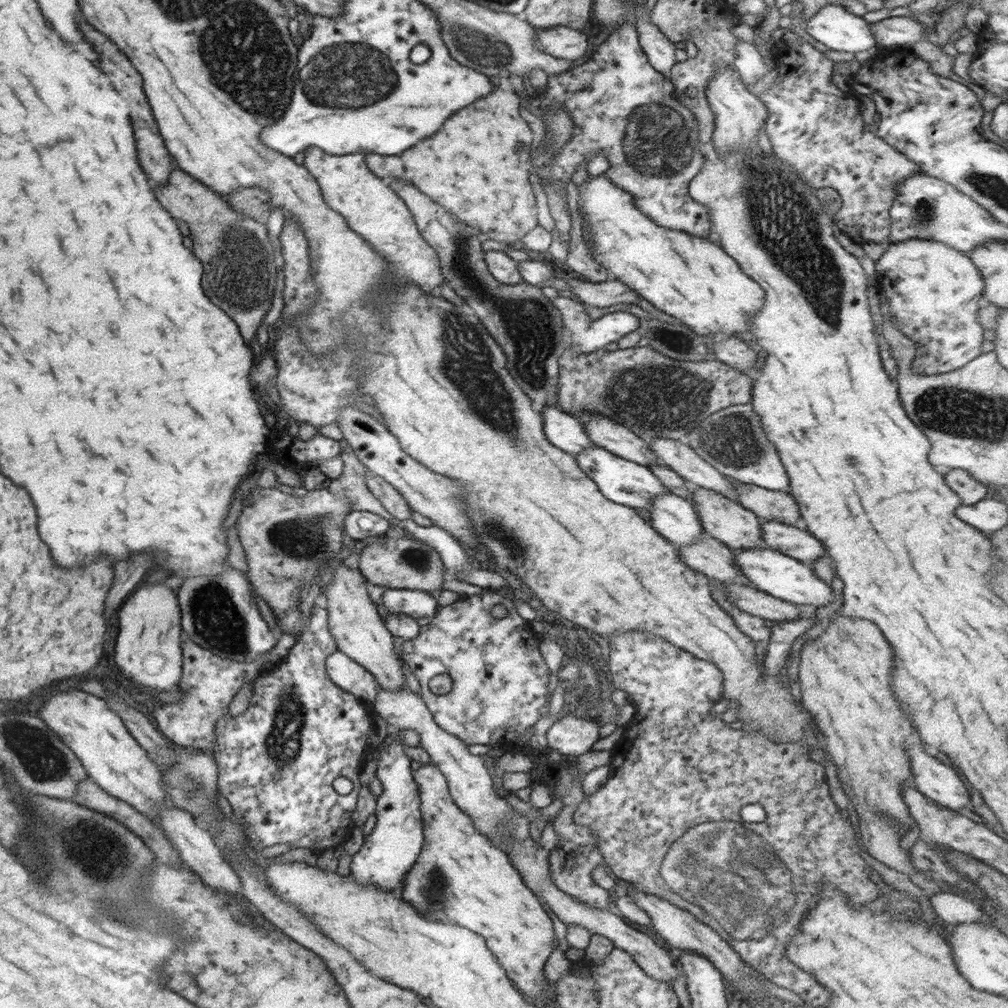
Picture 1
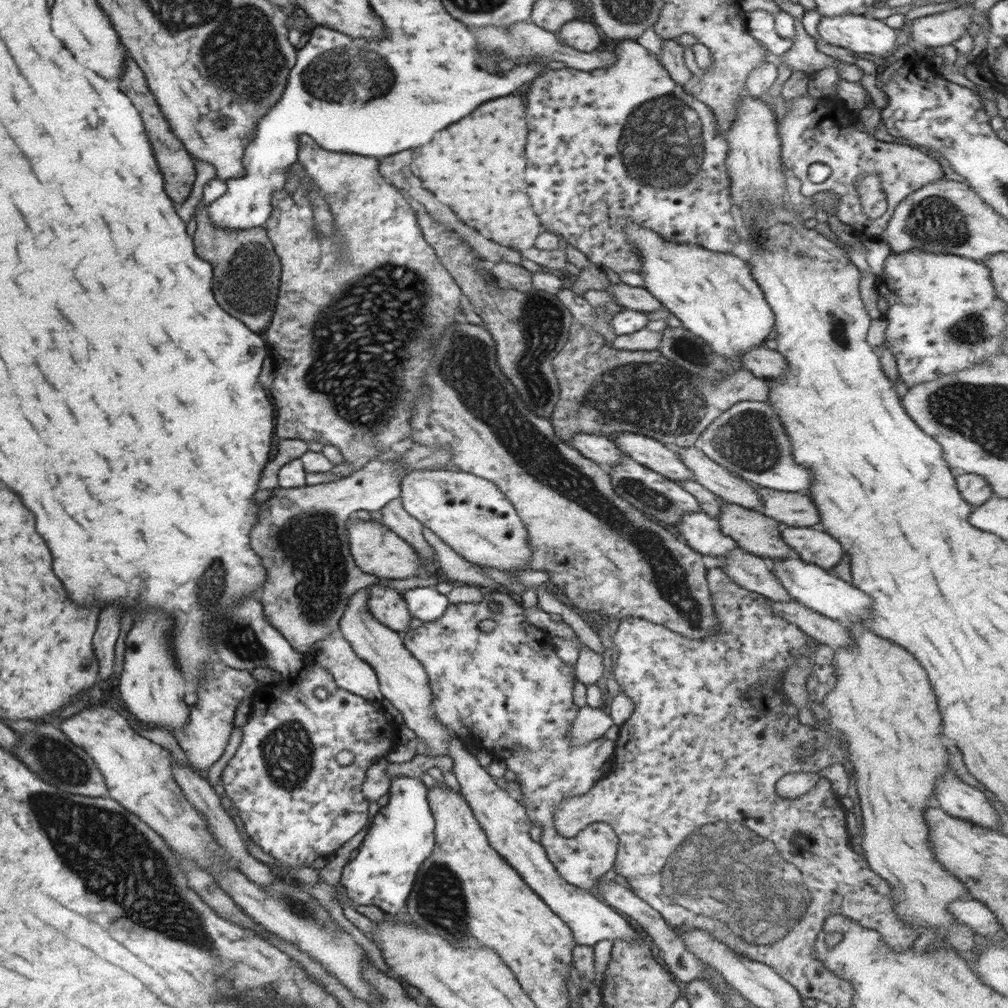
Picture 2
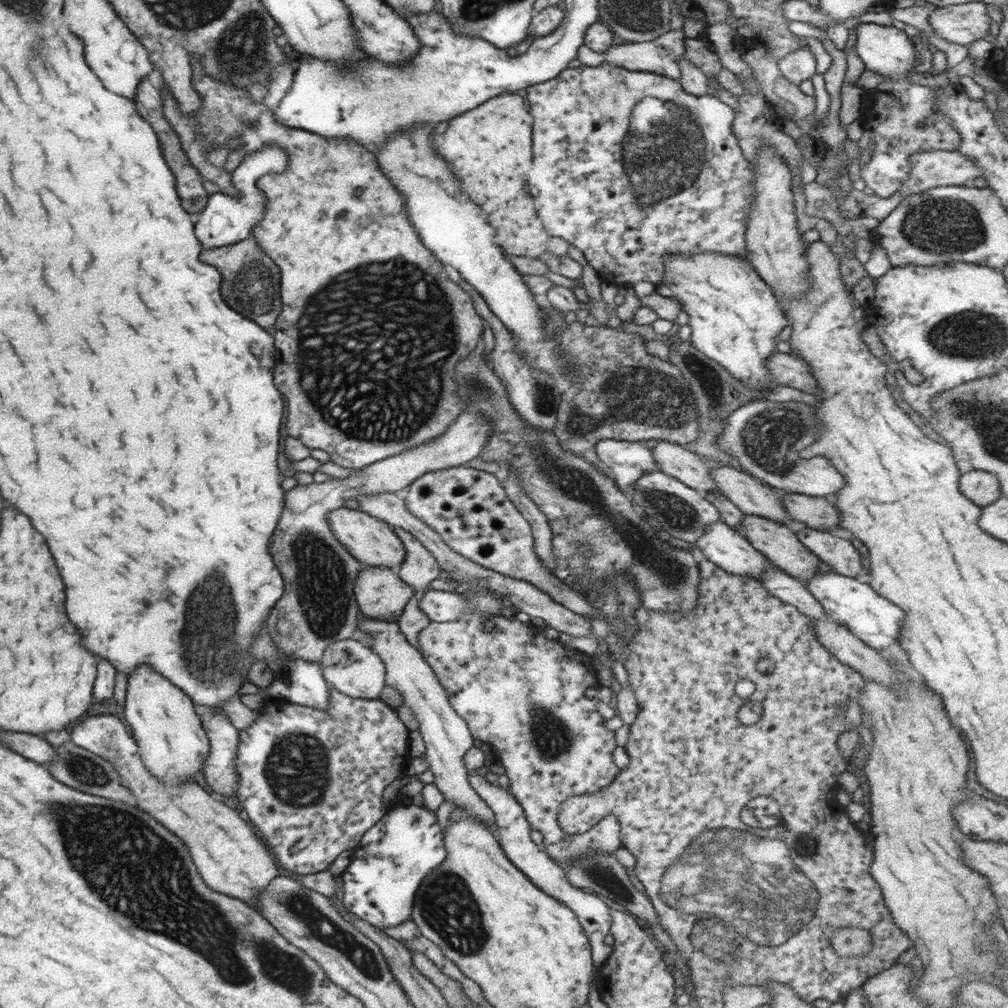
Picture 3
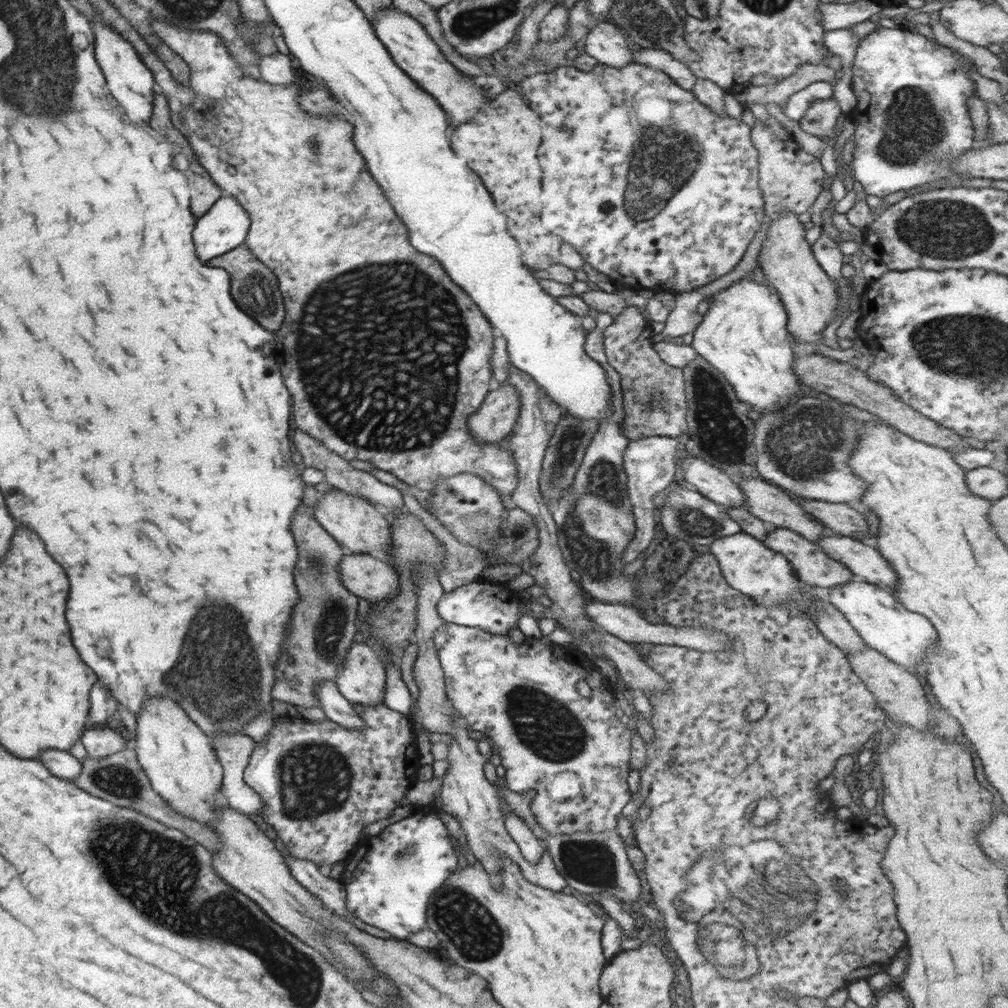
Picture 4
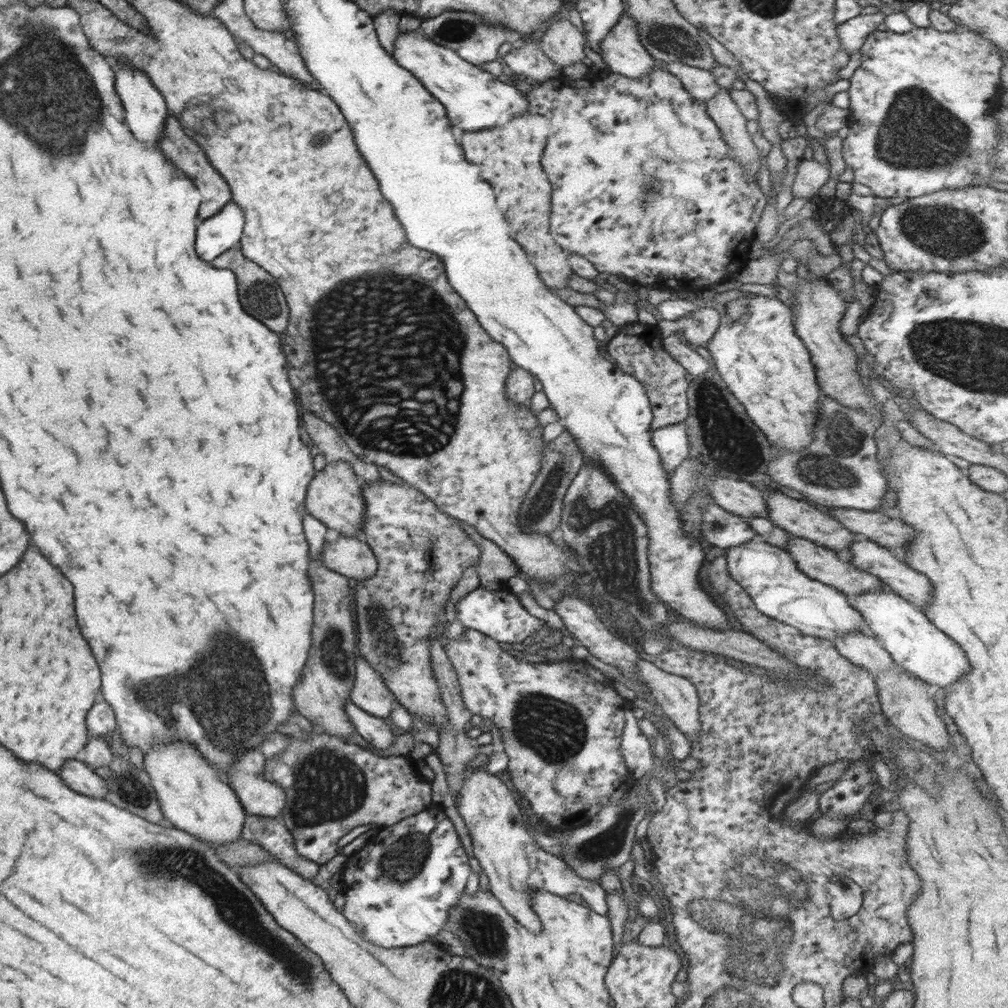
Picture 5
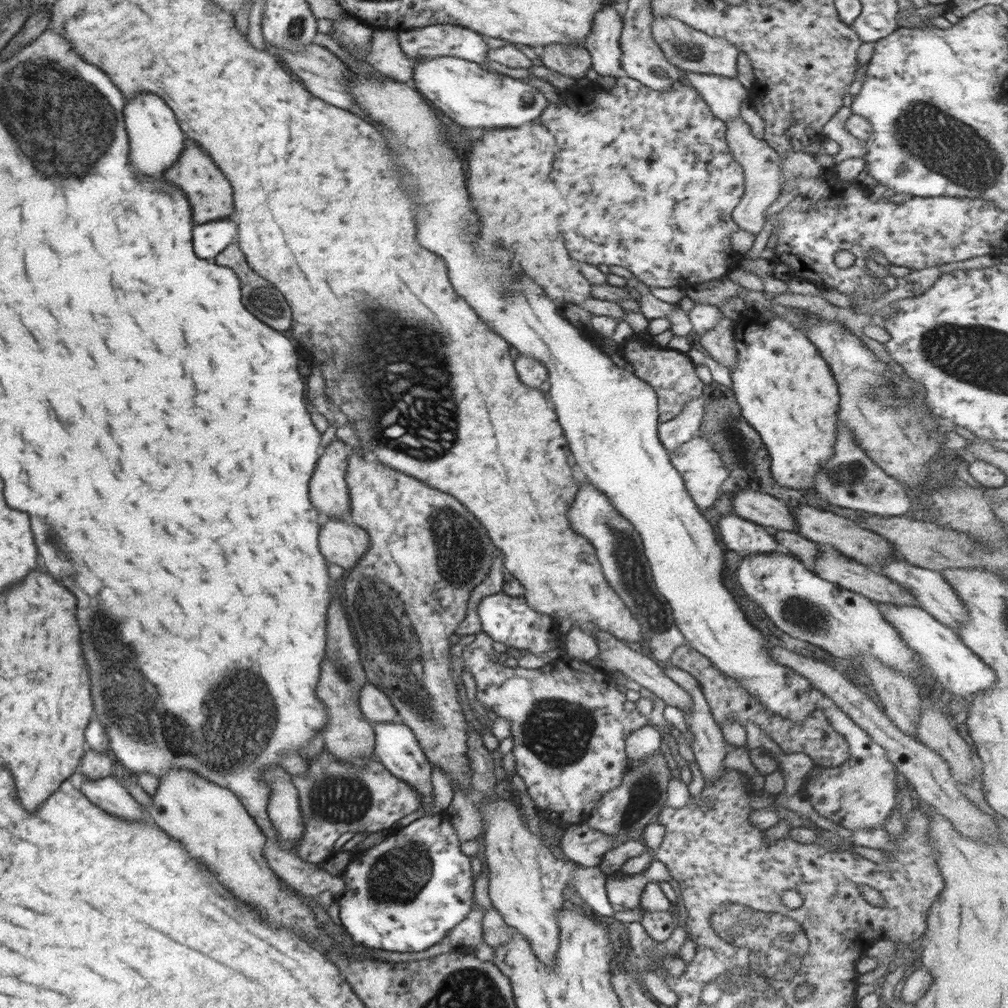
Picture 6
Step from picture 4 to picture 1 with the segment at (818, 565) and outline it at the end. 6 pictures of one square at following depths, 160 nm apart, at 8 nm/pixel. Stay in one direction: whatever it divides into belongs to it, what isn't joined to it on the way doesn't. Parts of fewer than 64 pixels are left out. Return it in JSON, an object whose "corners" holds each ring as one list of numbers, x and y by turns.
{"corners":[[694,485,689,490,689,494,691,494,691,501,697,509,703,530,712,538,719,540,732,550,766,549,761,531,761,524,764,522,764,519,758,518,754,512,746,510,739,502,728,499,719,492]]}

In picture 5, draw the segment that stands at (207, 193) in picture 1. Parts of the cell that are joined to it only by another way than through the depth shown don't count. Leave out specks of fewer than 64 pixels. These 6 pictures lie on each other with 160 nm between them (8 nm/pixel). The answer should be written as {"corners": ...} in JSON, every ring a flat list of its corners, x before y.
{"corners":[[238,246,223,252,210,263,214,268,226,268,234,272,242,308,246,308,246,312,250,312,250,316,254,316,256,320,262,320,262,324,266,324,272,332,284,332,286,330,288,326,288,306,286,306,284,294,280,292,276,280,266,270,262,270,258,264,248,260]]}

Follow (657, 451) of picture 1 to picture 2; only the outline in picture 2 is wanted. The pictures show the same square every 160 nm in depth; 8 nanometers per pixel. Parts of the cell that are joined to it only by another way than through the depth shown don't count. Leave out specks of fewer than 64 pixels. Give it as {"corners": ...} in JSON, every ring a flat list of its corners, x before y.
{"corners":[[697,446,680,449,678,455,686,468,693,472,695,481,706,490,726,503,762,512,761,496,750,487,750,482,710,460]]}

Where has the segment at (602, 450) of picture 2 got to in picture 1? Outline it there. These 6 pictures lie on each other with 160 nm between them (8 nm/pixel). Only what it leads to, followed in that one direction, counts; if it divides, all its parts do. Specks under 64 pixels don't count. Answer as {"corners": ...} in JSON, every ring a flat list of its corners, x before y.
{"corners":[[548,405,542,410,541,417,543,418,545,437,556,448,577,455,594,445,587,437,578,416]]}

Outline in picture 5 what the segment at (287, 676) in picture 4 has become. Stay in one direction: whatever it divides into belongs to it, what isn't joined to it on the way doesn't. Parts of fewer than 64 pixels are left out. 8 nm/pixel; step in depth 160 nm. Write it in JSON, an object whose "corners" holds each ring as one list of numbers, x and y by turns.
{"corners":[[323,560,310,561,310,582,312,582,312,592,314,592,314,619,311,628,311,647,309,656,304,663,302,678,294,686,293,701,296,711,302,714,313,723,320,731,345,739,355,731,352,723,349,721,347,714,344,712,345,702,349,700,351,688,356,682,355,659,358,657,357,651,357,629,356,618,354,617,354,599,350,593,350,586,346,576,333,572,326,568]]}

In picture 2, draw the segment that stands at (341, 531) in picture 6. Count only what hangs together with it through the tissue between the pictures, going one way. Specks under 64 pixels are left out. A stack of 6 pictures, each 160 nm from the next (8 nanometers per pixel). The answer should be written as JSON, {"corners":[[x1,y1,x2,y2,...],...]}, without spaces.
{"corners":[[379,584,367,590,369,612,378,622,398,633,409,628,412,617,402,592]]}

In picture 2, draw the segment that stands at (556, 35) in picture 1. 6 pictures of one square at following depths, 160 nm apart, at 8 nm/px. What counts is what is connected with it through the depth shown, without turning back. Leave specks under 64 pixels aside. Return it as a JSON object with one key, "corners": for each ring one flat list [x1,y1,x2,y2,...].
{"corners":[[580,19,563,24,556,35,561,43,580,52,592,52,603,41,596,26]]}

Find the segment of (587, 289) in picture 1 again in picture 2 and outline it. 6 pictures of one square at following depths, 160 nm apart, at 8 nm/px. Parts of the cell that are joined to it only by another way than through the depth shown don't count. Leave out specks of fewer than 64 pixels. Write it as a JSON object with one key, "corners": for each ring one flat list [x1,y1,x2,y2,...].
{"corners":[[620,281,616,284,610,283,606,290,617,304,630,310,654,312,663,308,661,302,658,302,658,299,644,287,630,286]]}

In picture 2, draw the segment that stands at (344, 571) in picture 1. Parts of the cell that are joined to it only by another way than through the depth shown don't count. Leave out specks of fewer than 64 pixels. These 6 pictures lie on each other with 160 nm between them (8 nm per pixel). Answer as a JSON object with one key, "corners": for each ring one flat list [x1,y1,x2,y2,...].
{"corners":[[367,589,356,591,346,605,346,612,339,620,338,635,350,643,358,658,367,662,378,676,383,699,389,700,402,713,402,724,414,731,422,739,431,756,444,756,450,739,456,736,435,716,430,679,426,669,405,647,402,634,378,622,368,609,369,592]]}

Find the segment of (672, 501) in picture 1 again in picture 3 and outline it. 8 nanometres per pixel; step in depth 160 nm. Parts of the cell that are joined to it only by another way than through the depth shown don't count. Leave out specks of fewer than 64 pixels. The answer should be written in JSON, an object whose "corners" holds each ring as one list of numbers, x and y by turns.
{"corners":[[722,520,706,526,704,534,695,543,708,561,734,576,744,576,744,578,758,581,758,576,762,576,762,571,774,568,774,565,762,553,752,547,744,535]]}

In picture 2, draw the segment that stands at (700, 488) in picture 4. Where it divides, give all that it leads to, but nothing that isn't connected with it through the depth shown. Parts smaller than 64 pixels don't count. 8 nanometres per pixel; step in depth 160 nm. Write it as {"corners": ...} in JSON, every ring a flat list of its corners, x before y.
{"corners":[[613,432,608,437,626,456,666,478,673,481,694,479,693,472,686,468,678,453,658,440,631,432]]}

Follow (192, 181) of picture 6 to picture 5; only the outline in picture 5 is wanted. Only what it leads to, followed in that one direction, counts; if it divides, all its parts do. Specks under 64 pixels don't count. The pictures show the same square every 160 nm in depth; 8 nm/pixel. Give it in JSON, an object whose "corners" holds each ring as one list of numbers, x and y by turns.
{"corners":[[169,112,166,122,166,136,159,140,158,148,164,153,164,156,180,171,184,171,201,192,201,202,199,207,199,218,204,220,209,216,214,216,218,211,232,201,230,196,230,187,222,178,222,175,211,165,204,149,201,148,189,134,186,134,185,128,172,113]]}

